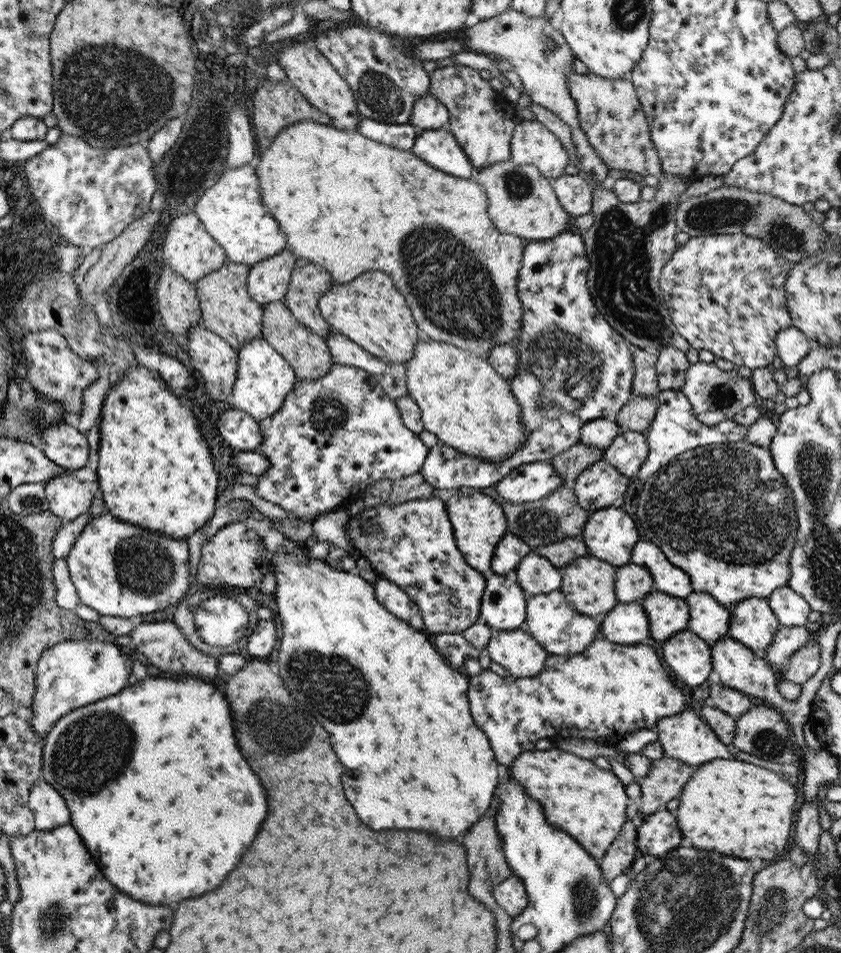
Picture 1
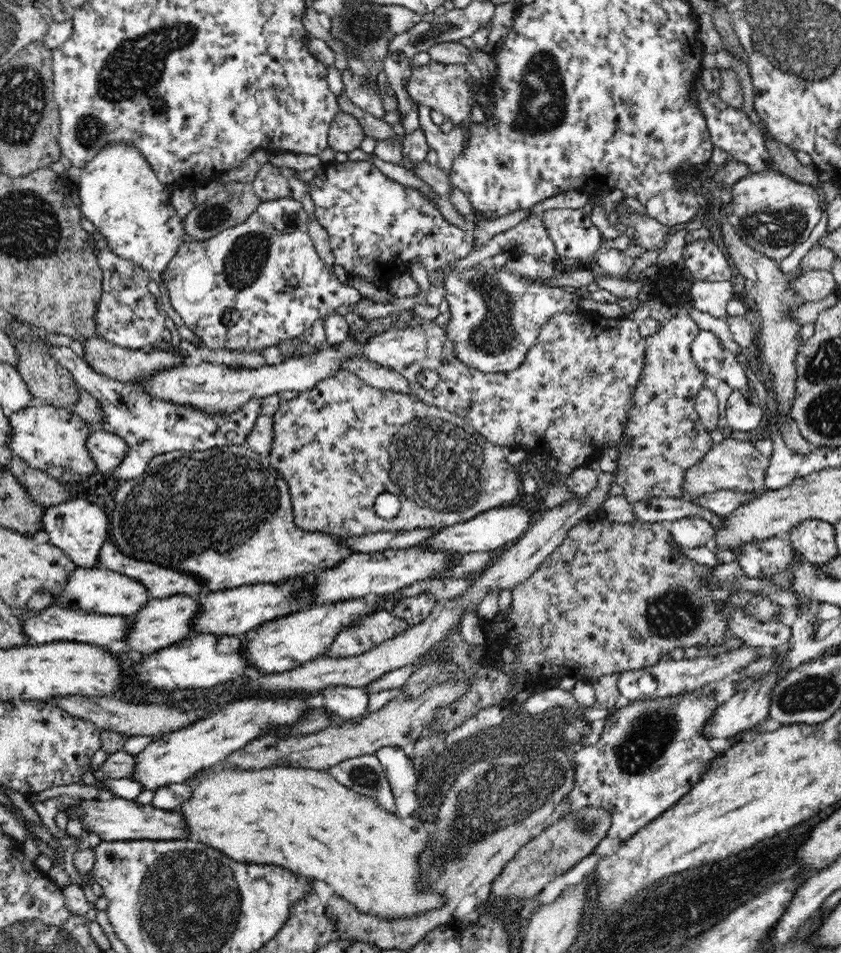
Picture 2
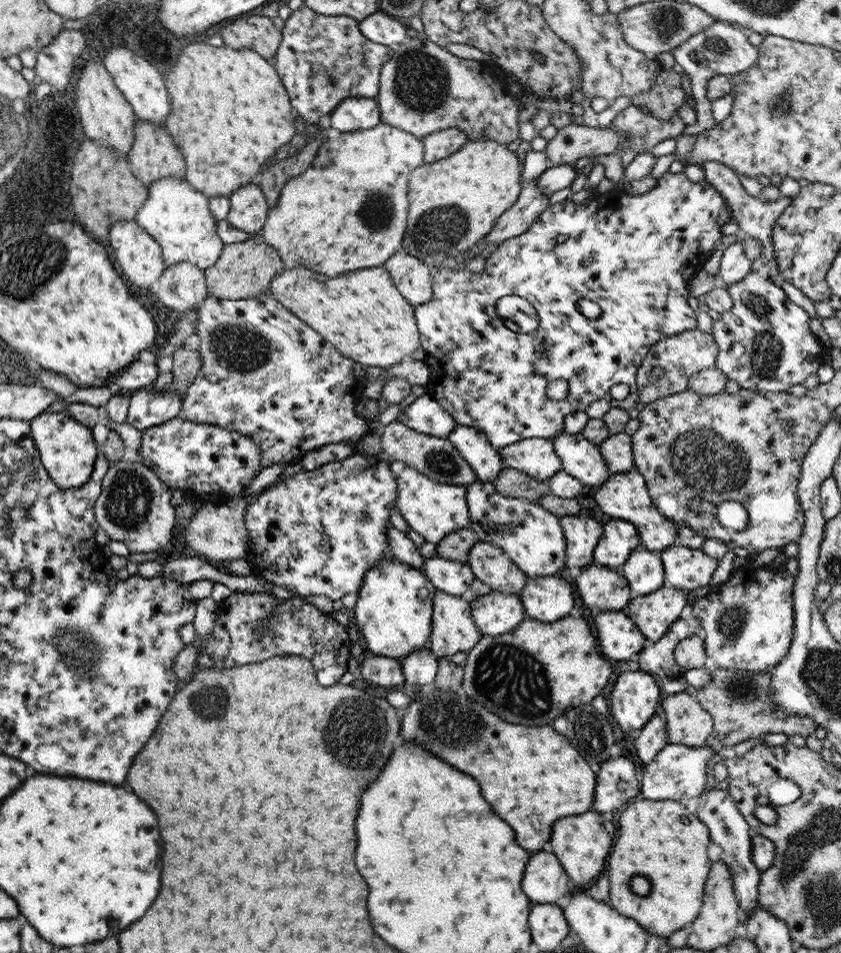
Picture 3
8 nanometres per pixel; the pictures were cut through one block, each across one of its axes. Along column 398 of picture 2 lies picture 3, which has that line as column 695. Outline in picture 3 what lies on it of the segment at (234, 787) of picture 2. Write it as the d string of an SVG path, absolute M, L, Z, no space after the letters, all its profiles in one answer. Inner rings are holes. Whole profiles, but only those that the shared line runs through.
M642 799L627 807L619 816L617 837L614 838L609 854L606 856L608 905L613 910L617 910L621 916L637 922L645 932L657 936L668 937L689 924L698 915L705 880L707 880L709 860L705 846L708 836L708 828L698 817L686 810L684 802Z

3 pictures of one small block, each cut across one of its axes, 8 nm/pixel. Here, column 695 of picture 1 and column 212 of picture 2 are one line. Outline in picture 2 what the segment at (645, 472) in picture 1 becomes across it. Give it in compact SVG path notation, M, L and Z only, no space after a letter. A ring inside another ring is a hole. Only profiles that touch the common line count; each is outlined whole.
M48 345L48 349L52 351L52 355L56 357L59 364L72 374L78 386L100 403L102 410L100 429L116 434L128 445L126 456L110 472L109 478L114 482L139 477L147 468L147 462L155 454L171 450L204 450L233 444L248 447L245 438L258 418L260 408L258 399L253 399L232 414L216 414L214 418L208 418L207 414L201 410L150 399L139 386L131 386L128 382L118 382L94 372L90 365L86 364L83 358L76 355L70 348L52 348Z

